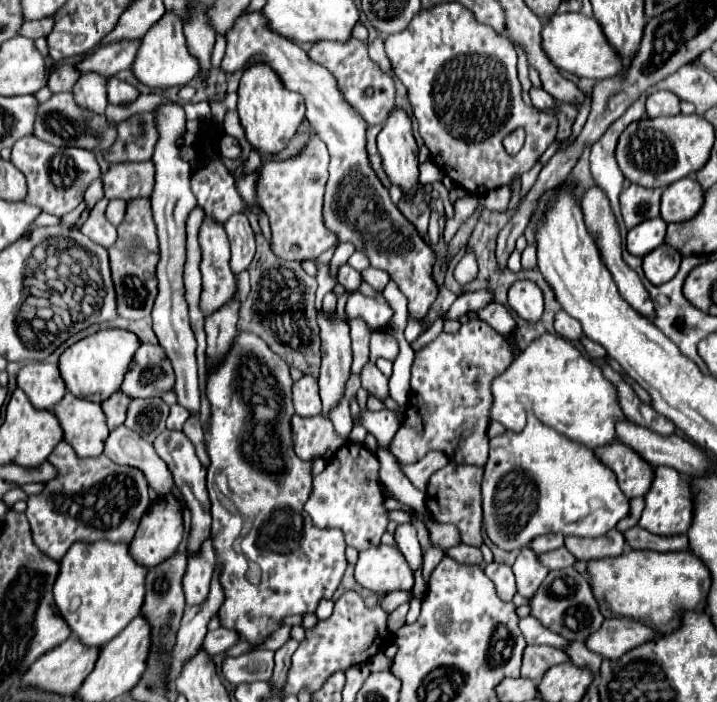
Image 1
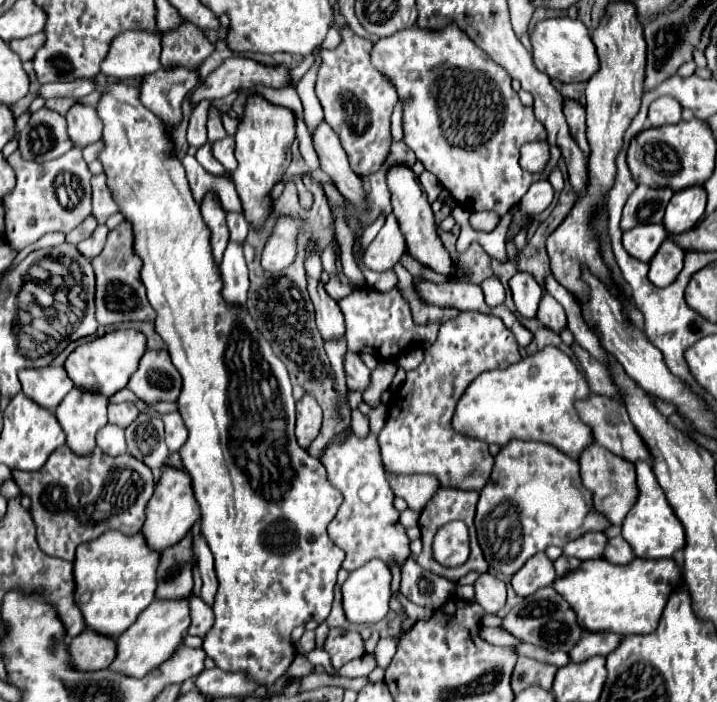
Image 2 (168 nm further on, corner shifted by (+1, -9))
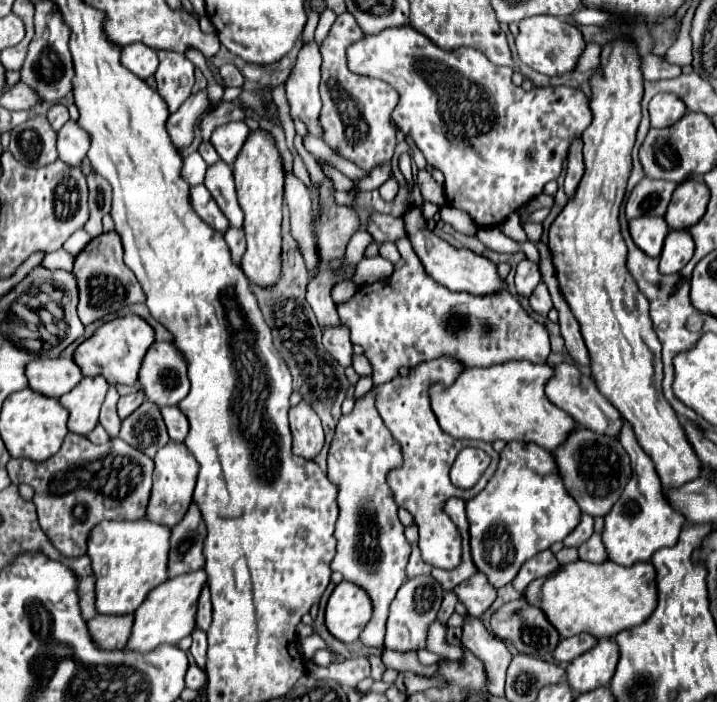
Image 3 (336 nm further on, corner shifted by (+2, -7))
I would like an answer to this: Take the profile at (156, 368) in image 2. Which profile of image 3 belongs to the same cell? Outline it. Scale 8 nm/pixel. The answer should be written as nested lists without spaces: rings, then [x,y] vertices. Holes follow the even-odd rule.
[[[153,343],[143,359],[139,383],[145,397],[159,407],[177,405],[189,393],[187,361],[173,343]]]

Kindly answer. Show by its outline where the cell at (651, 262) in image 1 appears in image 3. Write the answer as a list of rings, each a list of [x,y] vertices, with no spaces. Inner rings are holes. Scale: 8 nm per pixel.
[[[669,231],[663,253],[661,253],[659,271],[665,275],[677,273],[693,257],[693,251],[695,251],[695,243],[689,231]]]

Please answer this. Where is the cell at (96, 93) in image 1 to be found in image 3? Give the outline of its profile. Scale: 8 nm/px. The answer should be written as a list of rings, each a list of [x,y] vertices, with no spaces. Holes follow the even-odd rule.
[[[67,121],[63,125],[63,129],[57,133],[57,155],[69,167],[79,167],[83,157],[87,155],[89,135],[85,135],[85,133],[87,131],[83,131],[73,121]]]

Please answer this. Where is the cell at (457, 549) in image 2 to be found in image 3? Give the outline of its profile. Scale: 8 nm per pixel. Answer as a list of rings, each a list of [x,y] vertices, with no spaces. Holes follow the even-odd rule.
[[[441,357],[441,359],[431,359],[425,363],[419,363],[417,367],[411,369],[407,377],[395,377],[383,385],[373,385],[375,393],[375,403],[381,419],[389,427],[389,431],[395,435],[395,439],[403,447],[403,465],[389,475],[389,485],[395,493],[395,501],[399,507],[407,509],[417,523],[419,529],[419,549],[421,555],[427,563],[439,567],[439,569],[453,569],[461,563],[461,539],[459,531],[451,523],[451,519],[443,513],[443,505],[451,497],[461,497],[461,499],[471,499],[475,497],[491,479],[491,475],[497,469],[499,463],[499,453],[491,447],[491,443],[477,443],[477,441],[457,441],[451,435],[447,435],[437,419],[435,413],[431,411],[429,403],[429,387],[431,383],[443,383],[451,385],[463,365],[453,359],[453,357]],[[465,447],[479,447],[483,449],[489,457],[491,463],[485,471],[485,475],[471,487],[471,489],[459,489],[449,481],[449,469],[459,455],[461,449]]]

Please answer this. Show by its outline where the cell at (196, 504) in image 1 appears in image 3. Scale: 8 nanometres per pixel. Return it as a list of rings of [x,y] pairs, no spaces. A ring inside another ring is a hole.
[[[205,587],[199,597],[199,607],[197,607],[197,615],[195,615],[195,629],[207,631],[209,623],[211,623],[211,595],[209,595],[209,589]]]

